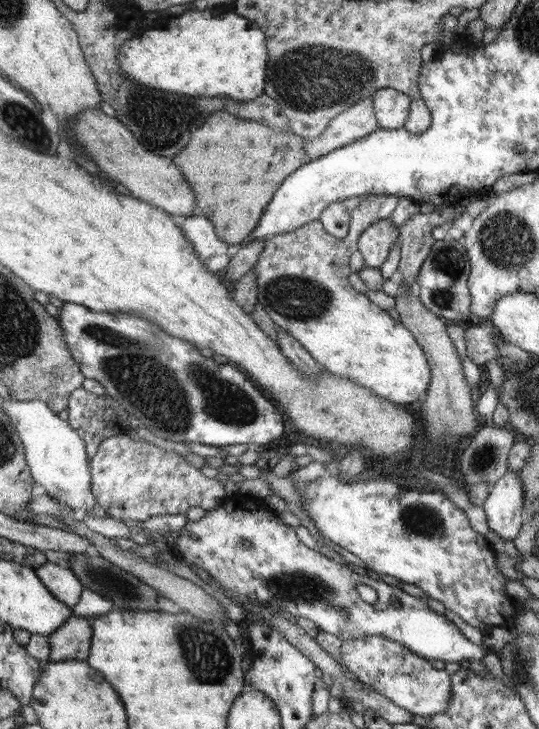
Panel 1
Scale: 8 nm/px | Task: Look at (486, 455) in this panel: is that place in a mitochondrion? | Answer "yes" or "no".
yes

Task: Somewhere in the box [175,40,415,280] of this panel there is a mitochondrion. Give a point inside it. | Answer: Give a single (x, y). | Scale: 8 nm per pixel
(309, 78)

